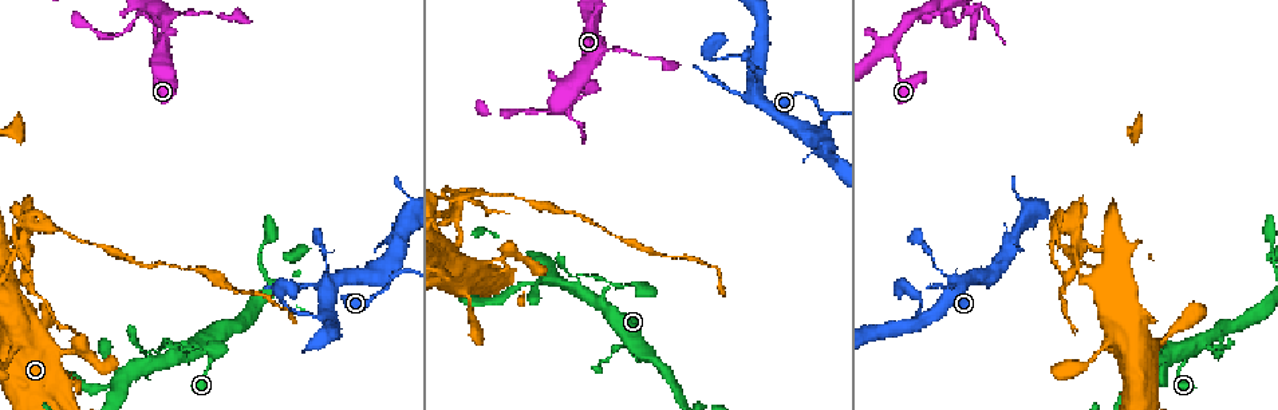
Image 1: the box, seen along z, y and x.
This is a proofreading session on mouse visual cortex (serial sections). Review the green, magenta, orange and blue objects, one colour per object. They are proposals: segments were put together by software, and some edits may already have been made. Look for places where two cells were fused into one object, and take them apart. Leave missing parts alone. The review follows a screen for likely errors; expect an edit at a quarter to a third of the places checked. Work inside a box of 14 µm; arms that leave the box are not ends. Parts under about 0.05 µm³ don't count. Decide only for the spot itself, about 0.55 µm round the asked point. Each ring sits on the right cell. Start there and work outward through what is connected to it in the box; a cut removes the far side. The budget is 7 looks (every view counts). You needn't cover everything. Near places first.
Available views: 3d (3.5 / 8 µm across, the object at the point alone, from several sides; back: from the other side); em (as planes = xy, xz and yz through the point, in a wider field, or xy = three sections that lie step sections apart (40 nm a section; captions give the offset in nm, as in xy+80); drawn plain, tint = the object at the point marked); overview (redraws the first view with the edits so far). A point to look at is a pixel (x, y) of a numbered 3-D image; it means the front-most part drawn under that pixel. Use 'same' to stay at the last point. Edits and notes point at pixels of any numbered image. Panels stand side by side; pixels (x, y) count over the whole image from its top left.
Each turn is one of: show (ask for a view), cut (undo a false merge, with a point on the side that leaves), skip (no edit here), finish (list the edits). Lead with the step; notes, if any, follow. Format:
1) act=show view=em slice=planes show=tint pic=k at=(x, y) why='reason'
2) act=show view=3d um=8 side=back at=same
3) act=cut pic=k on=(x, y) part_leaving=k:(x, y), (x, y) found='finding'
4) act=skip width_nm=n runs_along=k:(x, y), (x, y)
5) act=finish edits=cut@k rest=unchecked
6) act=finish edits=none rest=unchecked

act=show view=3d um=3.5 pic=1 at=(819, 128) why='small branch off a trunk'

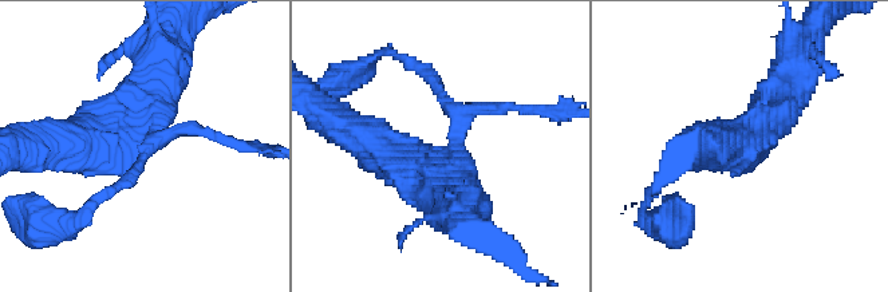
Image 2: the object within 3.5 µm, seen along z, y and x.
act=show view=em slice=xy step=2 show=tint pic=2 at=(449, 153) arms=4 arm_widths_nm=150,150,500,500

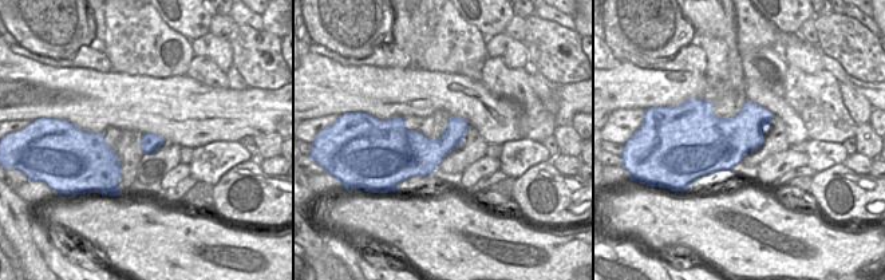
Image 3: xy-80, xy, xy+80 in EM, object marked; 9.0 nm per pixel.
act=skip runs_along=2:(433, 83), (457, 114), (437, 165), (366, 138) found='all the same cell'

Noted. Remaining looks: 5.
act=show view=em slice=xy step=5 show=tint pic=1 at=(168, 18) why='a fork'

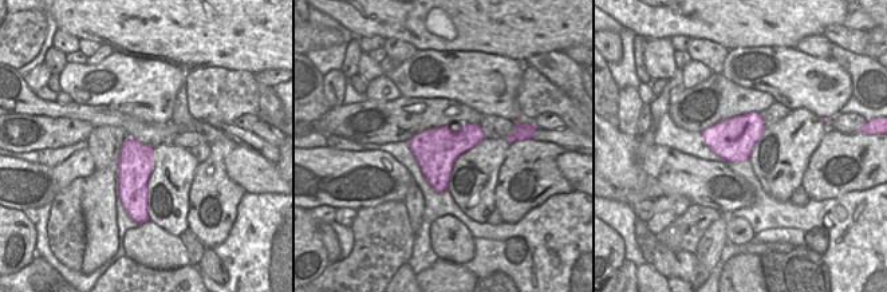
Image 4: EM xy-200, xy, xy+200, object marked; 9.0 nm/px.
act=show view=3d um=3.5 at=same why='see where the arms go'

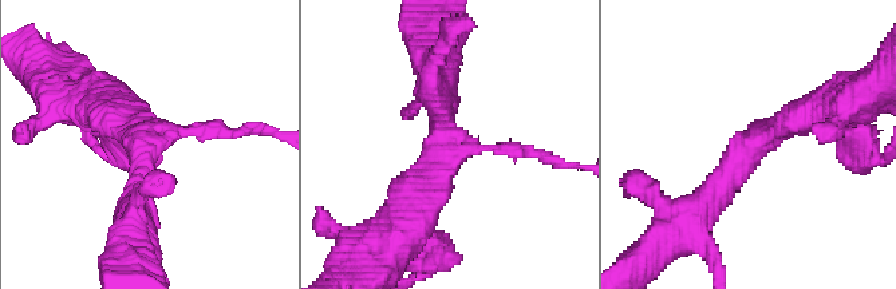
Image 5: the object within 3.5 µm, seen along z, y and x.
act=skip width_nm=380 runs_along=5:(703, 213), (748, 147), (824, 110) found='all the same cell'

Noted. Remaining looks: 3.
act=show view=3d um=3.5 pic=1 at=(511, 251) why='arms part here'

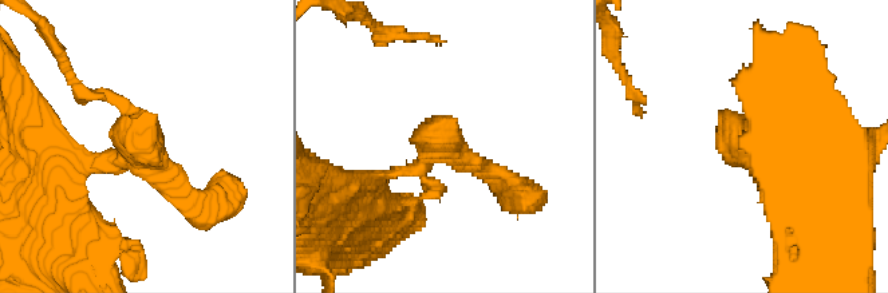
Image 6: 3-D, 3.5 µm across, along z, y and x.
act=show view=em slice=xy step=2 show=tint pic=6 at=(747, 158)

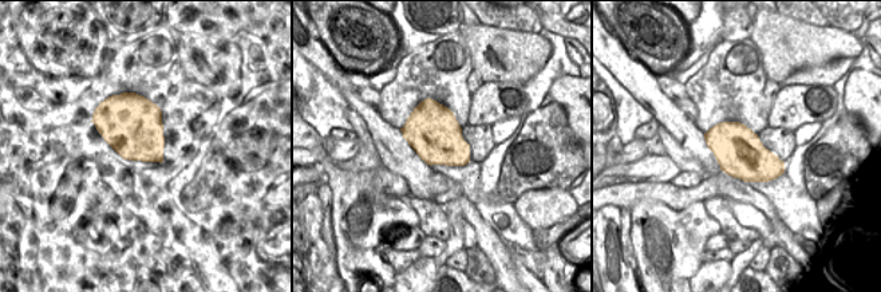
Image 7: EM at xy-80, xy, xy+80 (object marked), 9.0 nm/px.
act=skip runs_along=6:(64, 173), (143, 157), (205, 210) found='continuous, no second cell'

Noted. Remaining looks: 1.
act=finish edits=none rest=unchecked

